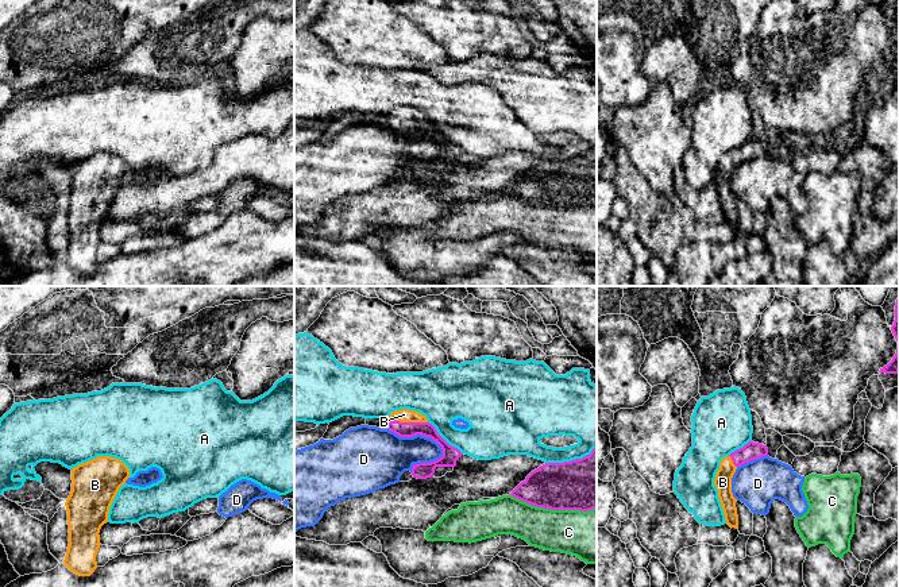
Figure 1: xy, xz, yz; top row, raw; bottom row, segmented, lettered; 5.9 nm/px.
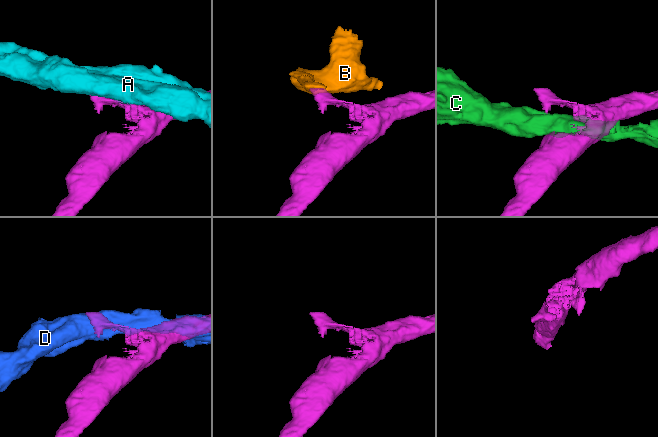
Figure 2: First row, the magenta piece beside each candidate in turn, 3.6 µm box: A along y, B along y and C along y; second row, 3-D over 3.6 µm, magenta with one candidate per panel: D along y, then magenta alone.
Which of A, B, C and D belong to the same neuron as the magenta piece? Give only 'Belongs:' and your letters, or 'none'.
Belongs: B

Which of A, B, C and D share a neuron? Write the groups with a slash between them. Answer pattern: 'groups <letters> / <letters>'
groups A / B / C / D

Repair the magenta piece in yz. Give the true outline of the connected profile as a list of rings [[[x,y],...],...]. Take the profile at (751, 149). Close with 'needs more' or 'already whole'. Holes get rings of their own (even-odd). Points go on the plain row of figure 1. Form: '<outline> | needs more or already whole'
[[[749,139],[742,146],[732,150],[719,159],[719,167],[715,171],[714,184],[718,188],[725,219],[730,225],[738,227],[738,213],[736,206],[737,197],[732,190],[732,175],[740,163],[767,152],[767,143]]] | needs more

